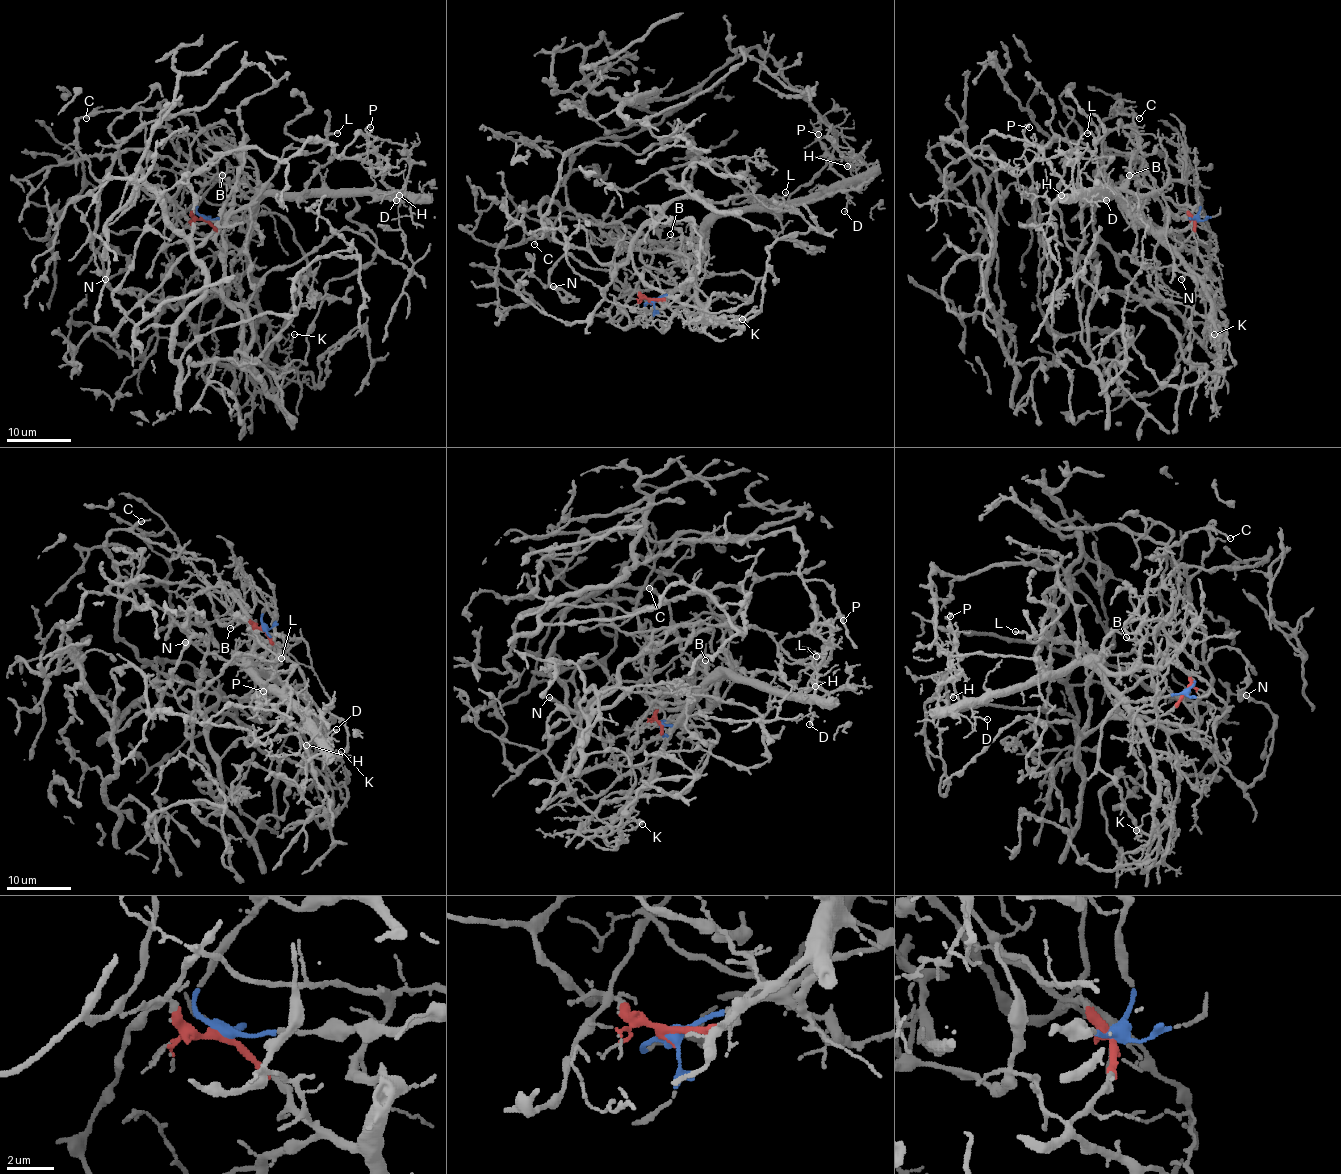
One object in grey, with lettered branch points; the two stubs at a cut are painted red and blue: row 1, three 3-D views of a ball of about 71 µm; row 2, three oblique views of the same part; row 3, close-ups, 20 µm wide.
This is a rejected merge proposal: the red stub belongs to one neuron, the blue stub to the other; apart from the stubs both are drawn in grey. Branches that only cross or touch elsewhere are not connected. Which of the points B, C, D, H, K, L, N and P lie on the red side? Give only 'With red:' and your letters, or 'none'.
With red: B, D, H, K, P

